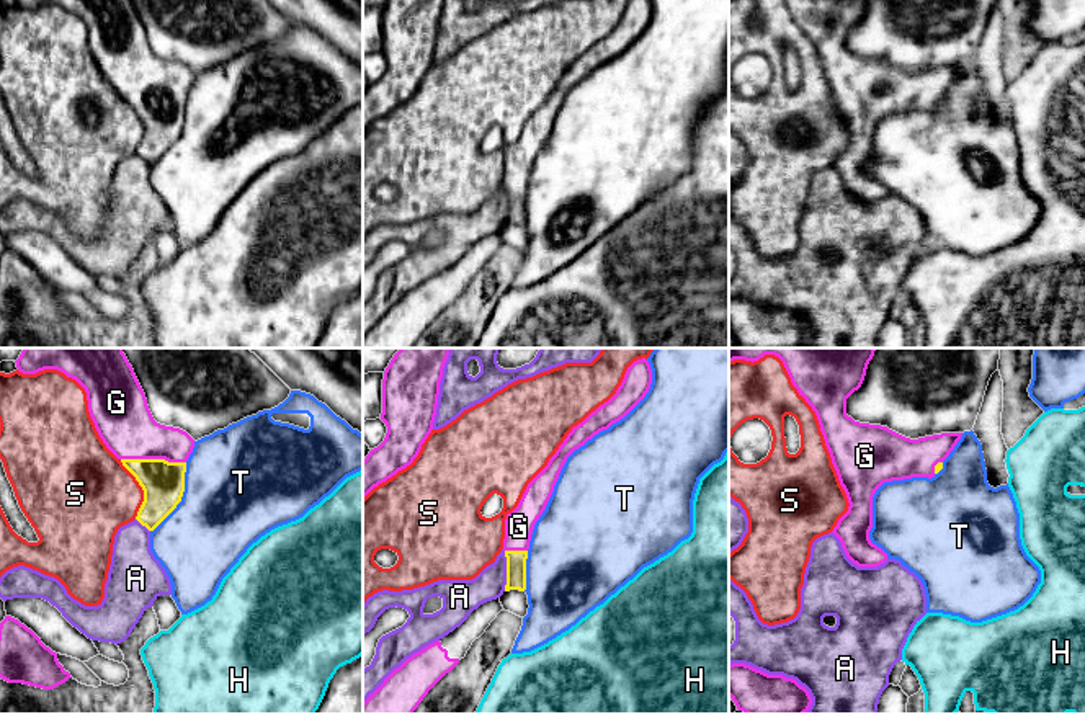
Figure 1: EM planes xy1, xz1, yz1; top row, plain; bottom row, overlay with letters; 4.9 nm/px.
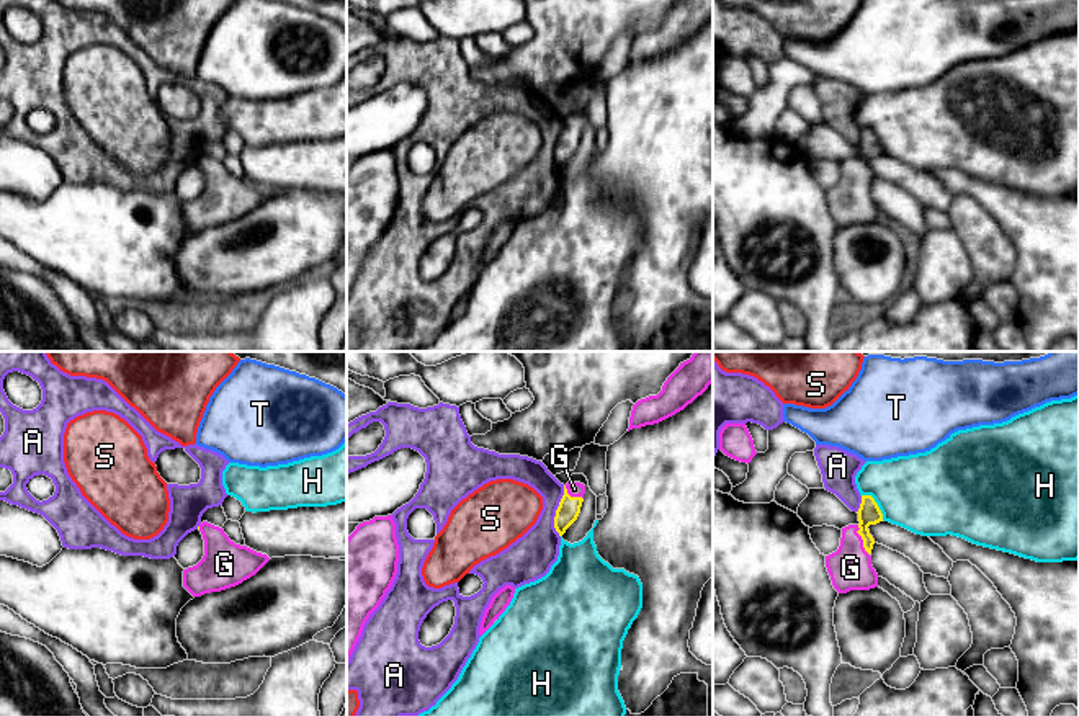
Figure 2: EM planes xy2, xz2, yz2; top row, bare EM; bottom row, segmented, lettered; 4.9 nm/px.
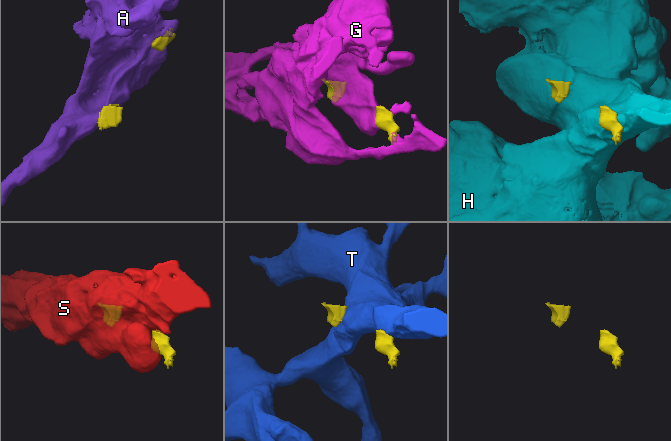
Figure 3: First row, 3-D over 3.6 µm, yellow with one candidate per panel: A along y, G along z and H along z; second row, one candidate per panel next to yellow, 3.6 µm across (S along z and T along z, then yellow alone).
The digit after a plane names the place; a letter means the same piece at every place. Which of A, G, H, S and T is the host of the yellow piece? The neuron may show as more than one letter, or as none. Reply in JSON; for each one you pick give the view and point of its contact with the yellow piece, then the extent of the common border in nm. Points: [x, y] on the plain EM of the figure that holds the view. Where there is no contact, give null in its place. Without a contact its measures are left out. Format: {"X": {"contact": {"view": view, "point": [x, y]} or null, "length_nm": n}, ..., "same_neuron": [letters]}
{"T": {"contact": {"view": "xy1", "point": [182, 129]}, "length_nm": 380}, "same_neuron": ["T"]}

